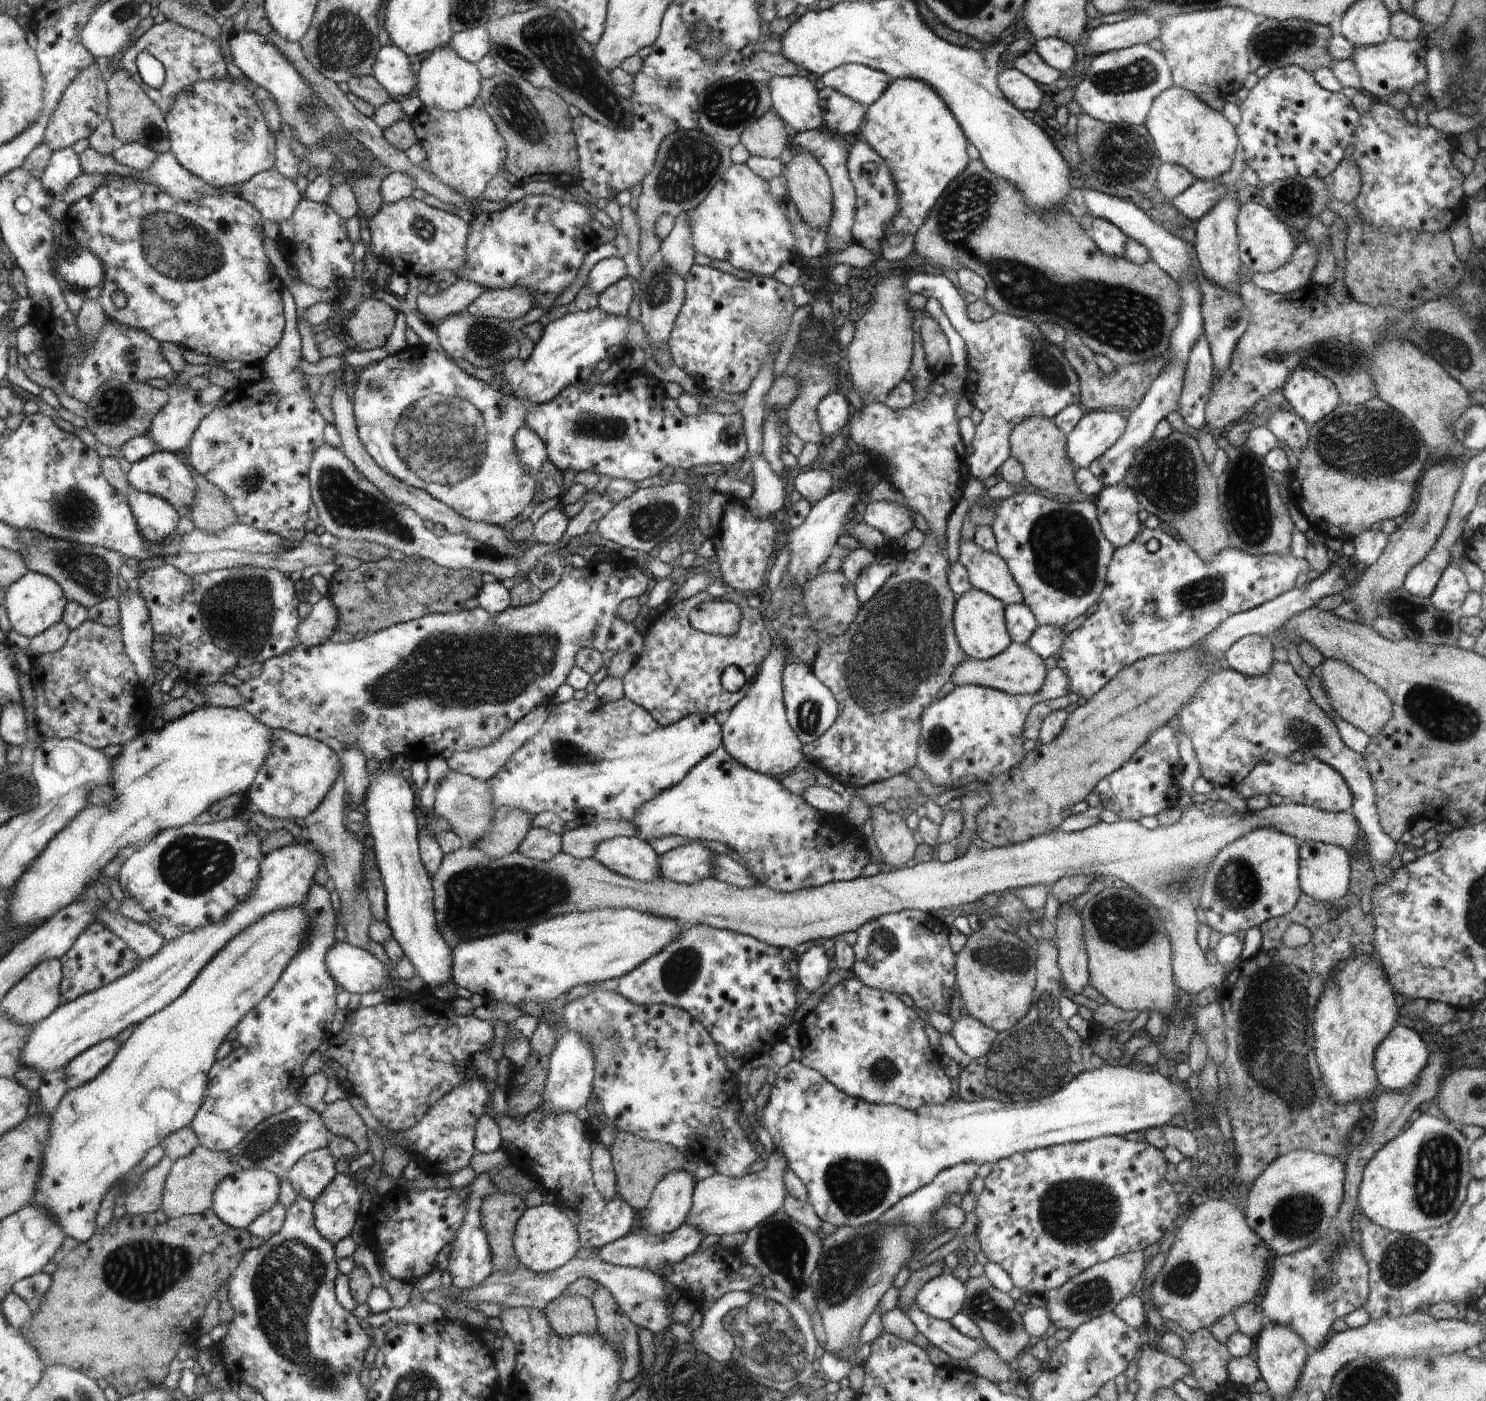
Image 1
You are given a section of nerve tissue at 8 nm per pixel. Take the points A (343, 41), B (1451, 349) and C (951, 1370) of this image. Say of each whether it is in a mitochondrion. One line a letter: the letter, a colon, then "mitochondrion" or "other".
A: mitochondrion
B: mitochondrion
C: other

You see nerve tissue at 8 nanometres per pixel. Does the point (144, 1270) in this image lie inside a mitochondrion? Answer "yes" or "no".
yes

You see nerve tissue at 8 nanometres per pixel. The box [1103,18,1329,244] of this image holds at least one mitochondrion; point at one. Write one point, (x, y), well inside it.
(1273, 42)

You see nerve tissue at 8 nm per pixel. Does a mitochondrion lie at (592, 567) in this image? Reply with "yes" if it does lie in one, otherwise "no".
no

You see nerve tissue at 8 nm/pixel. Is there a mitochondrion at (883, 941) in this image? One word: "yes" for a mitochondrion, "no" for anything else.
yes

